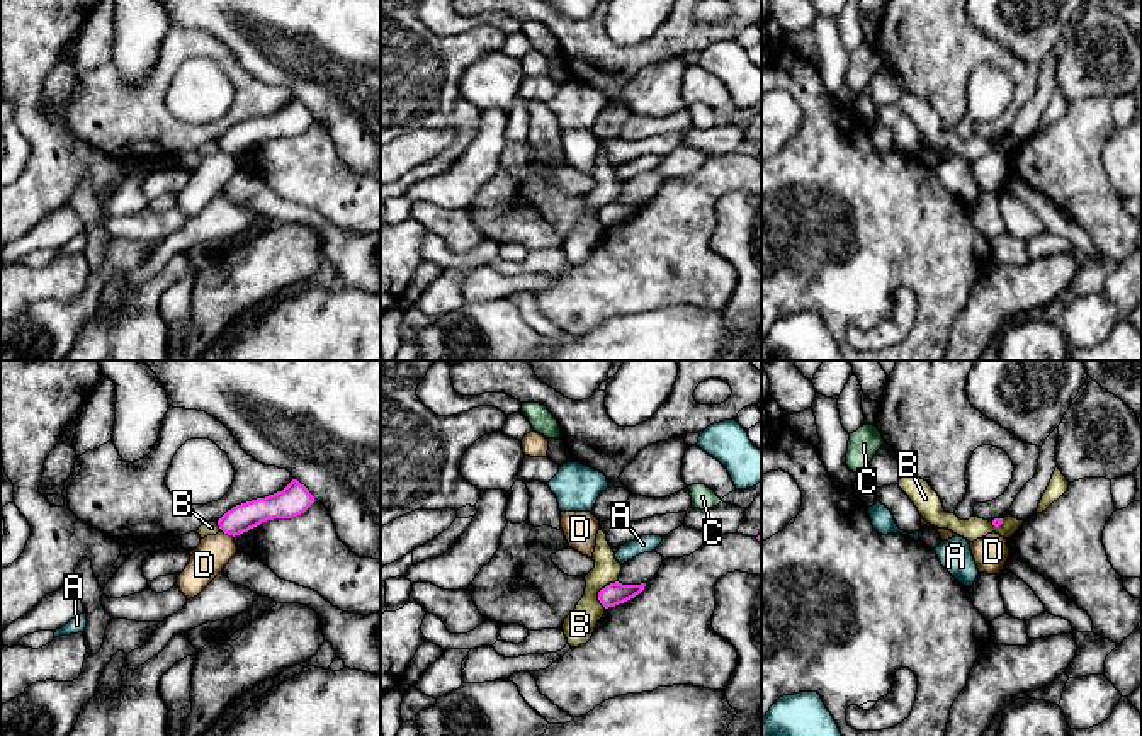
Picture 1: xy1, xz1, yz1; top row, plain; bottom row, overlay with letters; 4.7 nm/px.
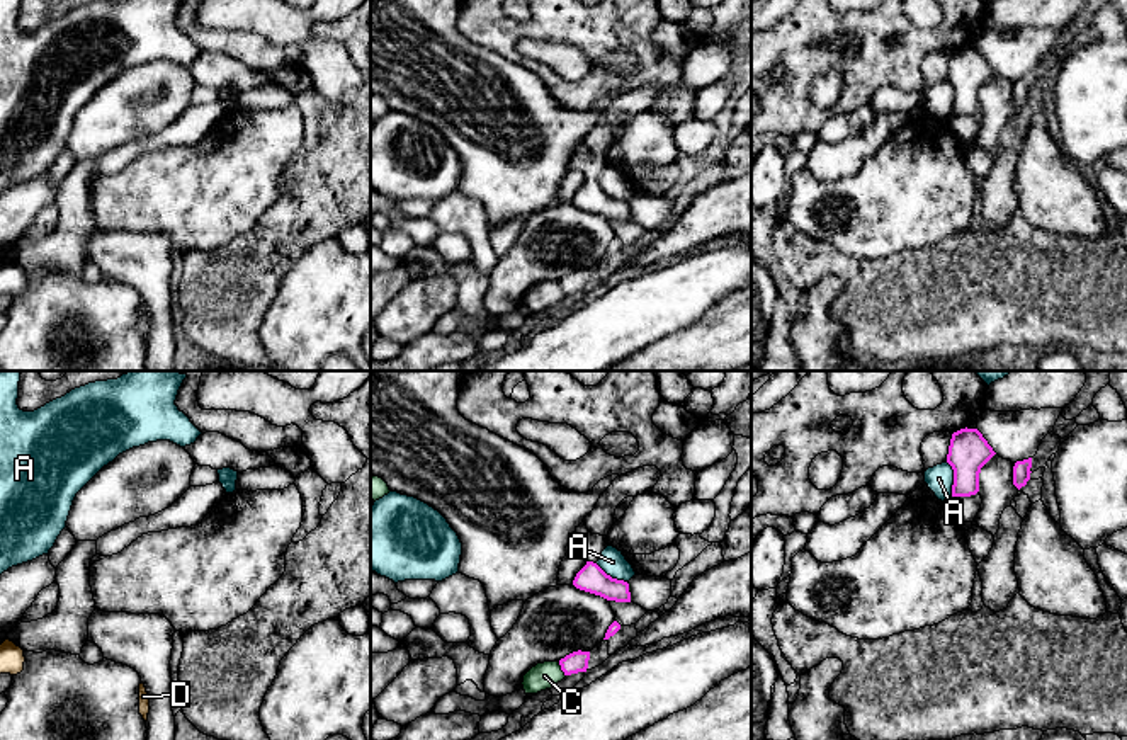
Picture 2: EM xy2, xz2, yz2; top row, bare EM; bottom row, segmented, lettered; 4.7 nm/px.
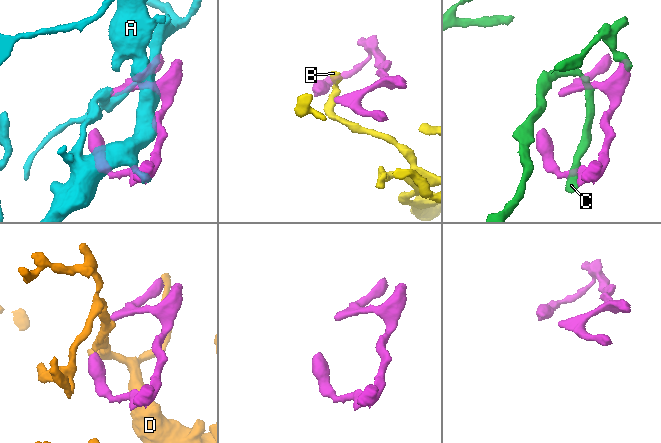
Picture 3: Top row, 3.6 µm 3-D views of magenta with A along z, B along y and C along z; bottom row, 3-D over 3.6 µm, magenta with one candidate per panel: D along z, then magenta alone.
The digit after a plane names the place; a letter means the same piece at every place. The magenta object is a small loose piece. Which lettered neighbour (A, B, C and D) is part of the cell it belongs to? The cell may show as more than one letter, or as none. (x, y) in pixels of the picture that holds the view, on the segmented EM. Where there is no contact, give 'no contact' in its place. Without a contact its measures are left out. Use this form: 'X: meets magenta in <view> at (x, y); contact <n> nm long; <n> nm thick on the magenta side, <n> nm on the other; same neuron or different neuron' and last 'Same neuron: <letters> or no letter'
A: meets magenta in yz2 at (954, 478); contact 170 nm long; 190 nm thick on the magenta side, 130 nm on the other; different neuron
B: meets magenta in xz1 at (599, 592); contact 150 nm long; 110 nm thick on the magenta side, 150 nm on the other; different neuron
C: meets magenta in xz2 at (561, 669); contact 80 nm long; 100 nm thick on the magenta side, 130 nm on the other; different neuron
D: meets magenta in xy1 at (228, 534); contact 80 nm long; 130 nm thick on the magenta side, 160 nm on the other; different neuron
Same neuron: no letter

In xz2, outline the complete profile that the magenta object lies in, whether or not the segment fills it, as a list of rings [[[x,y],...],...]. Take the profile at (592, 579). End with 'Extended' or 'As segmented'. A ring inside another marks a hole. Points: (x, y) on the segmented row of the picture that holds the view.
[[[585,522],[576,527],[575,536],[569,541],[569,551],[583,553],[586,565],[576,573],[573,585],[607,601],[631,602],[629,583],[612,578],[597,565],[607,546],[607,536],[592,534]]]. Extended

